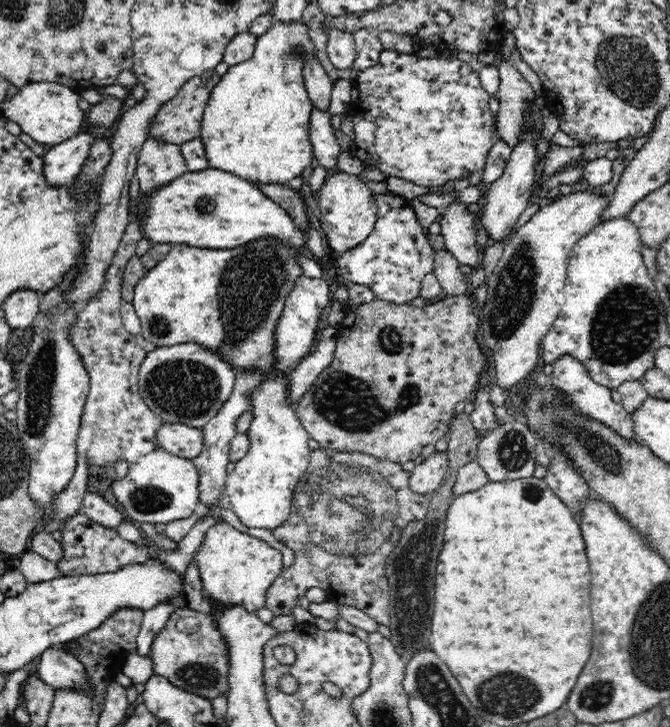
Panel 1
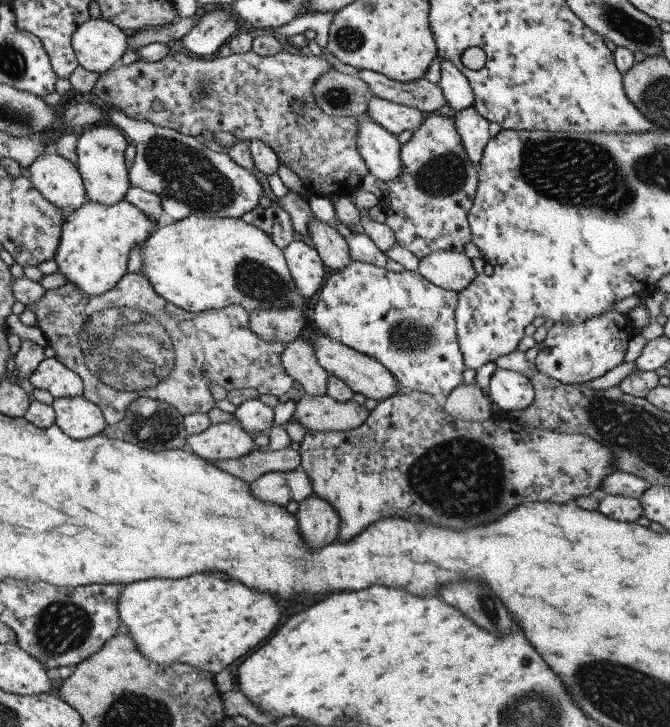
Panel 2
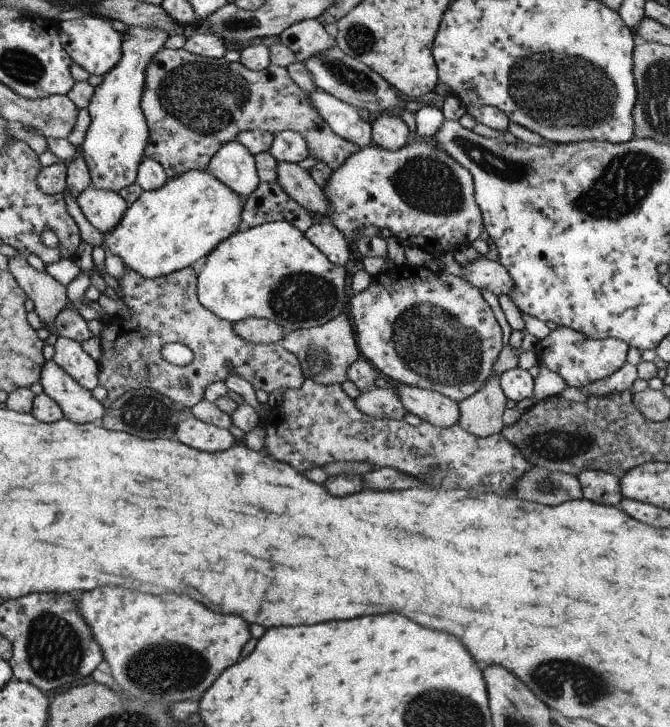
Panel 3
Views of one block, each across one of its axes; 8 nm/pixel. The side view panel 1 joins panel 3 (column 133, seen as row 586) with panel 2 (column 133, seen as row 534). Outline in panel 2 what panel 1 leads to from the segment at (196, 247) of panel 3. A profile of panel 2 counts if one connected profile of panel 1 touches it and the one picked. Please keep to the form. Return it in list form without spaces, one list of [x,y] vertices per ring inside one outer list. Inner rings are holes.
[[[124,198],[109,206],[87,201],[65,214],[53,258],[58,266],[57,272],[67,278],[66,282],[72,290],[89,296],[103,294],[126,273],[131,248],[139,246],[141,250],[141,244],[158,225]]]

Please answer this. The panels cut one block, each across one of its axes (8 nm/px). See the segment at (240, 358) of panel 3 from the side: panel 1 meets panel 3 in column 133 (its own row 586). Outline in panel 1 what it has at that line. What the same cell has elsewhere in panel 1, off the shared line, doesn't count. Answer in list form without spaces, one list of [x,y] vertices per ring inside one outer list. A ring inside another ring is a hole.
[[[316,449],[309,454],[309,465],[306,472],[300,477],[298,484],[294,490],[294,498],[292,502],[293,512],[290,514],[286,523],[280,528],[276,528],[273,534],[276,540],[284,542],[284,544],[293,550],[295,555],[294,563],[288,568],[283,568],[282,573],[274,580],[273,586],[268,590],[266,608],[269,608],[276,617],[292,614],[292,610],[298,607],[300,598],[304,597],[311,588],[320,588],[328,595],[327,601],[334,602],[338,607],[354,607],[363,610],[369,617],[378,622],[379,625],[385,627],[391,626],[390,617],[390,586],[386,577],[386,556],[391,555],[396,542],[399,540],[399,532],[406,523],[421,519],[427,508],[429,501],[427,496],[414,494],[409,487],[409,473],[404,471],[400,464],[390,462],[389,460],[372,457],[370,455],[358,452],[336,452],[330,449]]]

